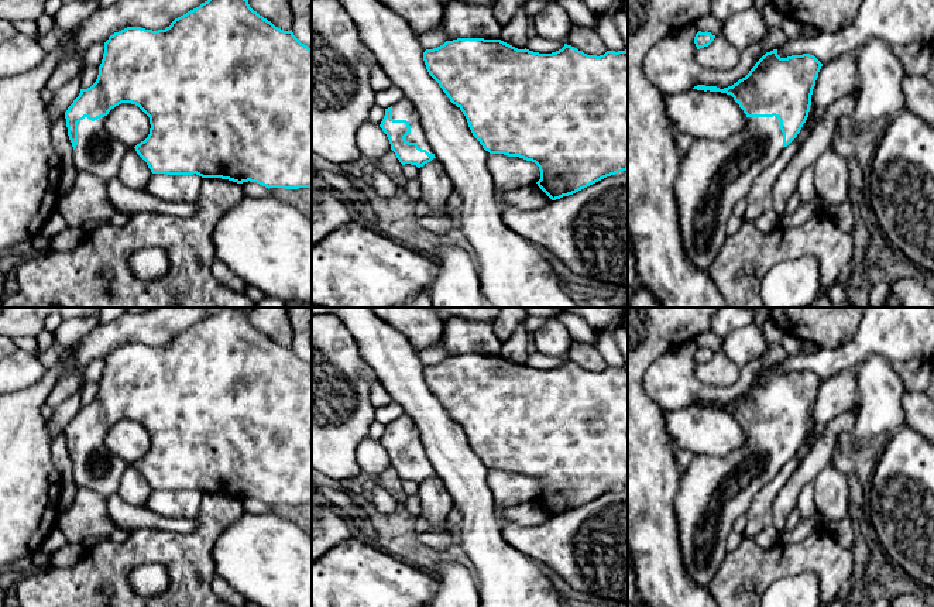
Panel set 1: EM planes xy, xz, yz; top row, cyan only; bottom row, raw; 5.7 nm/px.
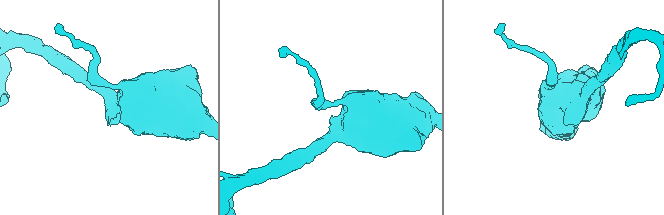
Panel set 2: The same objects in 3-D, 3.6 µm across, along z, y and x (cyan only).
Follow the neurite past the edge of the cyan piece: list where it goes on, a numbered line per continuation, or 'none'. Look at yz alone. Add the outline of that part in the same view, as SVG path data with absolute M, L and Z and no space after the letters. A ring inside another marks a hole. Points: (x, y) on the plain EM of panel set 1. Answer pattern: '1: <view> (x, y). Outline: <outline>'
1: yz (714, 491). Outline: M748 433L746 445L724 457L694 457L674 498L679 545L694 584L708 584L727 555L734 521L783 467L777 433Z

